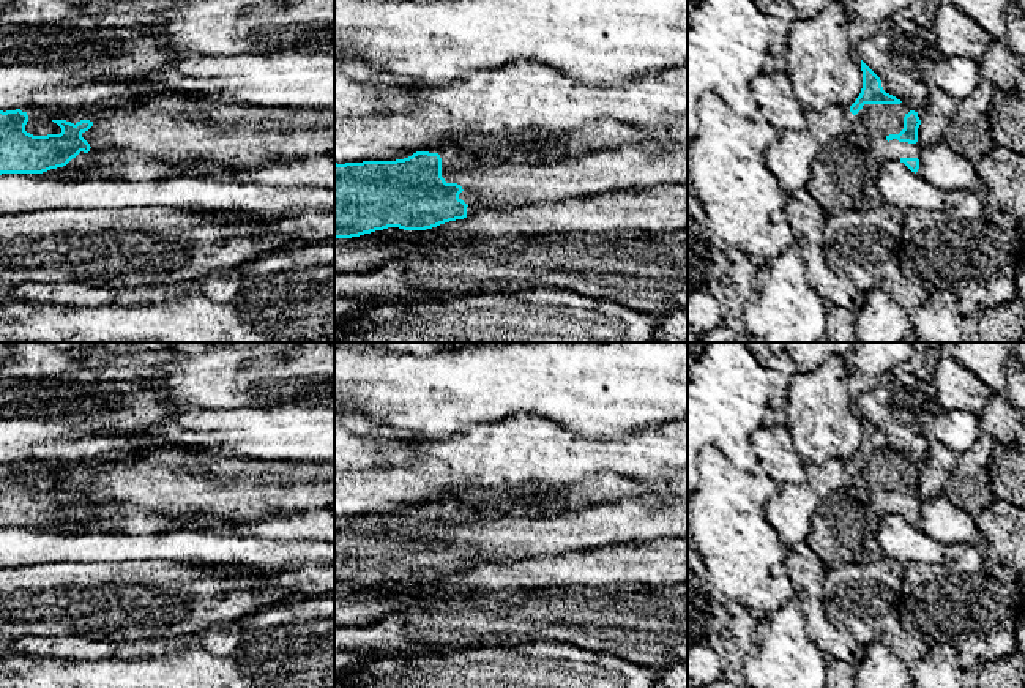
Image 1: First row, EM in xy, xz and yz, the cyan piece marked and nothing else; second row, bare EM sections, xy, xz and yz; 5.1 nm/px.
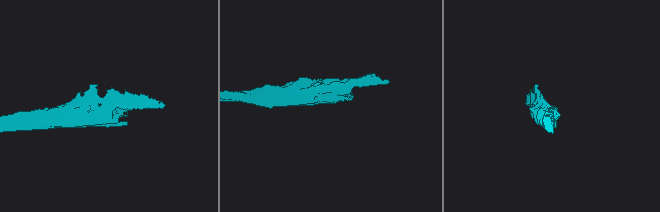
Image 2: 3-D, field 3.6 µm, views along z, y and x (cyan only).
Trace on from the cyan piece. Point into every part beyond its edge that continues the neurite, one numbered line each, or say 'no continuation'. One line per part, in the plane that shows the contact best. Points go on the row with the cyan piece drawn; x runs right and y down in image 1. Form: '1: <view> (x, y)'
1: xz (508, 185)

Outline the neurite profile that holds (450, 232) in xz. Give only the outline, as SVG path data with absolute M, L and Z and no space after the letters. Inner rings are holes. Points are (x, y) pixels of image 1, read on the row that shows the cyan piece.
M688 183L621 189L607 194L566 197L508 210L484 210L426 230L388 227L347 238L360 246L385 240L429 243L500 241L527 235L676 232L688 230Z

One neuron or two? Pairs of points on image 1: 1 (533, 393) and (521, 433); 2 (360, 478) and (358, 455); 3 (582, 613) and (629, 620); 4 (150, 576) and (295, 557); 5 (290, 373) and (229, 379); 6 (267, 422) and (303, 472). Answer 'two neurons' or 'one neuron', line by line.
1: two neurons
2: two neurons
3: one neuron
4: two neurons
5: one neuron
6: two neurons

